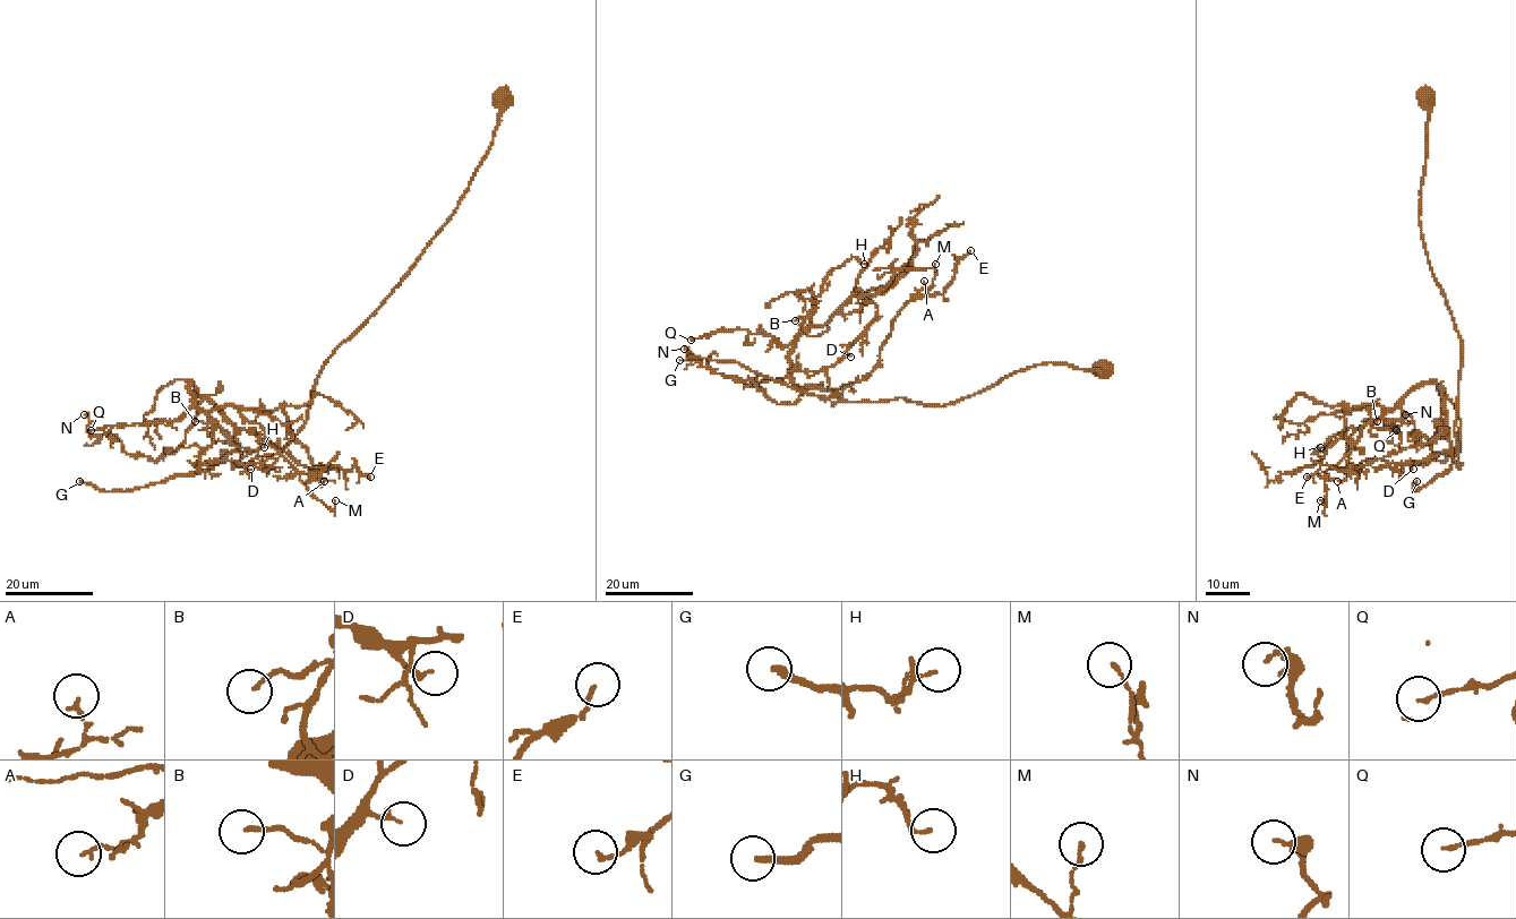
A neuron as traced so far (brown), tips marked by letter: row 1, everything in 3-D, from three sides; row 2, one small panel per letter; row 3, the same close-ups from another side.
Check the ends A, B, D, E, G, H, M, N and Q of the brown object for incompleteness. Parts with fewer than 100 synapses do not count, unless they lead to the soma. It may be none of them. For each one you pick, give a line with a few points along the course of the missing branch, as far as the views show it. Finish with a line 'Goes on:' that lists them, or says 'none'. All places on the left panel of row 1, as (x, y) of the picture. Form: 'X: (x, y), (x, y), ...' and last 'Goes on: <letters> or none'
G: (79, 481), (57, 423), (69, 406), (100, 400), (125, 354), (136, 344), (219, 346), (246, 328)
Goes on: G

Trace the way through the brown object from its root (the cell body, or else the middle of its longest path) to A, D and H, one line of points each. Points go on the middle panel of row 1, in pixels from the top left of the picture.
A: (1102, 369), (1034, 364), (942, 405), (841, 401), (837, 392), (879, 363), (893, 318), (924, 281)
D: (1102, 369), (1034, 364), (942, 405), (906, 398), (841, 401), (830, 389), (827, 369), (850, 357)
H: (1102, 369), (1034, 364), (942, 405), (841, 401), (802, 388), (791, 343), (825, 277), (853, 257), (864, 264)

